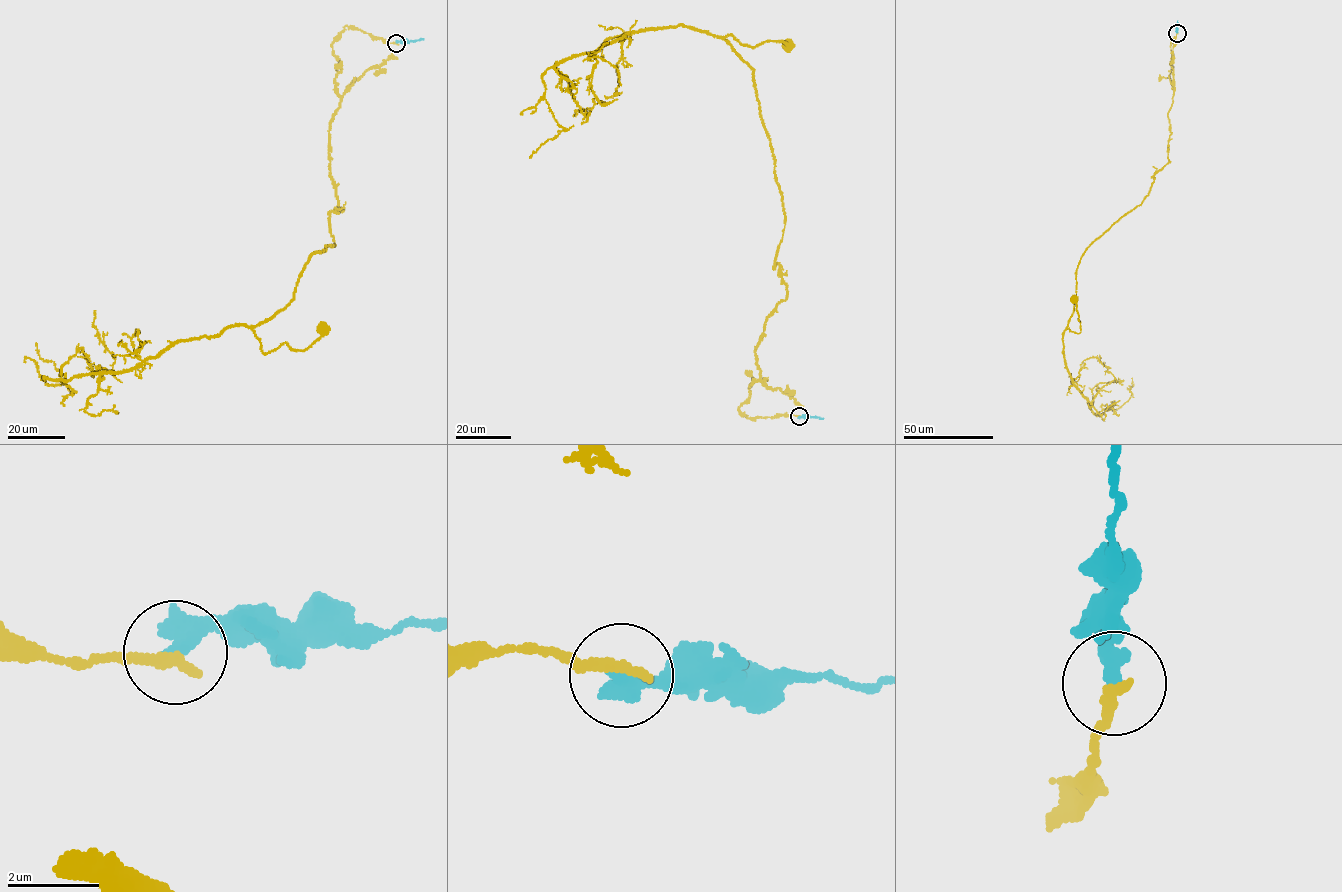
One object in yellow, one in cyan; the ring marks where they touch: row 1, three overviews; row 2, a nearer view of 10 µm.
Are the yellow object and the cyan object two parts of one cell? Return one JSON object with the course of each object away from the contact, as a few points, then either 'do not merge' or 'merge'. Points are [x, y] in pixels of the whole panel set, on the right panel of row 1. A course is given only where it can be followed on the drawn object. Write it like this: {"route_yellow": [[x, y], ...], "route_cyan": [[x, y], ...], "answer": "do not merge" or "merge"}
{"route_yellow": [[1177, 33], [1170, 46], [1170, 162], [1152, 176], [1142, 202], [1082, 257], [1068, 327], [1078, 333], [1074, 298]], "route_cyan": [[1177, 33], [1177, 20]], "answer": "do not merge"}

